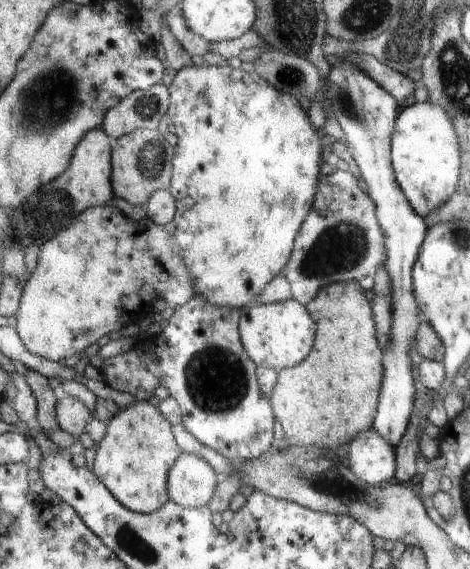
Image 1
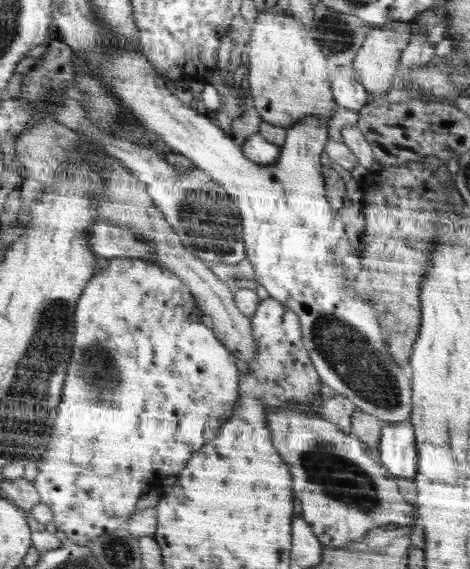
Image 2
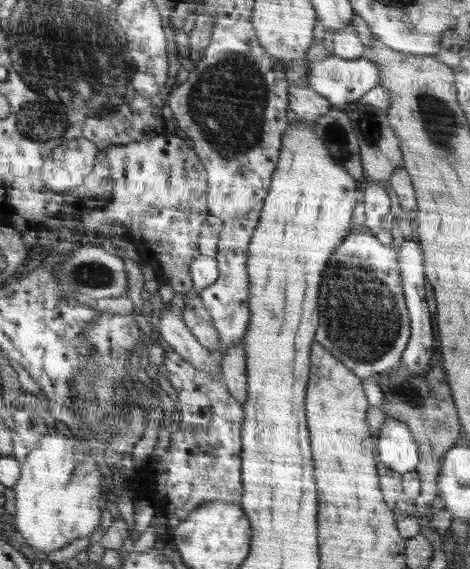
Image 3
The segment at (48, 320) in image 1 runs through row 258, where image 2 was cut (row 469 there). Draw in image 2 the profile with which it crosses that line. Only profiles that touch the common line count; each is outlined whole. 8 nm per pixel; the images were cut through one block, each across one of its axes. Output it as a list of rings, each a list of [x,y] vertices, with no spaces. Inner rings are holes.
[[[112,258],[106,270],[103,270],[102,274],[97,274],[86,287],[77,308],[75,353],[65,384],[64,400],[59,406],[59,418],[53,434],[54,440],[50,444],[49,453],[39,465],[39,475],[35,481],[42,503],[48,505],[54,512],[53,524],[65,532],[70,540],[87,546],[101,536],[113,535],[114,532],[120,530],[139,510],[138,505],[142,497],[152,493],[161,485],[171,484],[189,465],[189,459],[197,453],[198,448],[204,448],[208,440],[213,441],[213,438],[217,437],[216,432],[220,432],[220,426],[229,422],[228,416],[232,416],[234,402],[239,400],[236,360],[234,360],[234,354],[230,354],[229,347],[214,336],[215,332],[200,322],[201,315],[192,316],[192,312],[196,312],[197,304],[190,285],[184,279],[174,271],[149,259]]]

